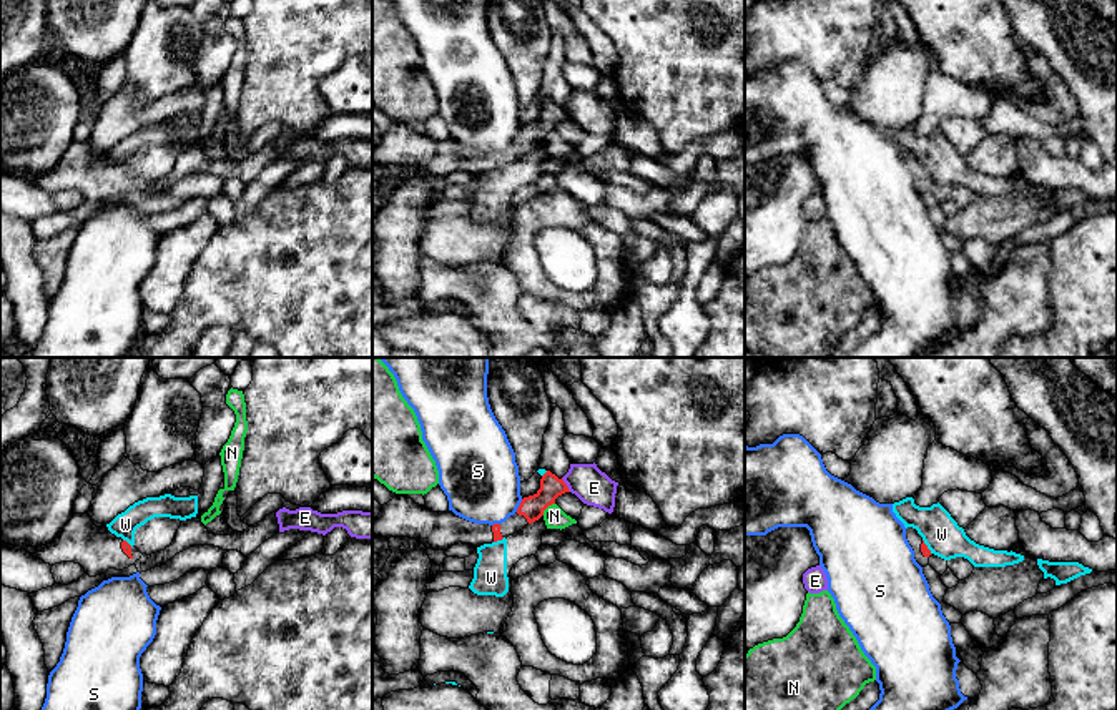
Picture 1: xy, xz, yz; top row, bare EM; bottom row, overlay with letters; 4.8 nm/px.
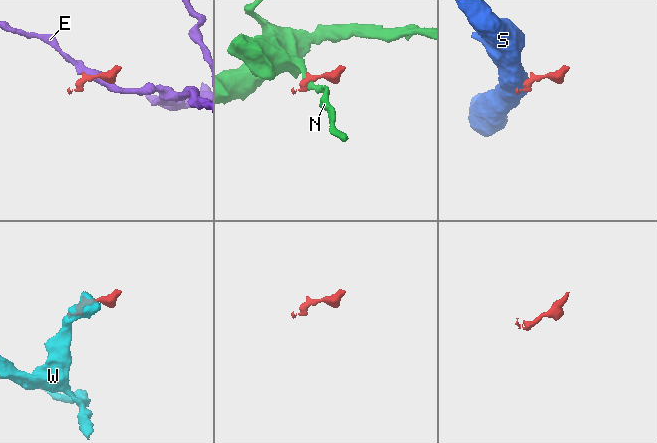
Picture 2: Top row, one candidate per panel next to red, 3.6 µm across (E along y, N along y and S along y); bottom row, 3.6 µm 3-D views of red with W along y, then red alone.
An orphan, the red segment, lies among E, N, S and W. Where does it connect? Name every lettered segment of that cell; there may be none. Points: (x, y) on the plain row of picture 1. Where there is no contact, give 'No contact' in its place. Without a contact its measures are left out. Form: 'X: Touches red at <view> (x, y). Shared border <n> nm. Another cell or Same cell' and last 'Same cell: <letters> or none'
E: Touches red at xz (565, 112). Shared border 80 nm. Another cell
N: Touches red at xz (547, 133). Shared border 90 nm. Another cell
S: Touches red at xz (519, 133). Shared border 70 nm. Another cell
W: Touches red at yz (926, 173). Shared border 80 nm. Another cell
Same cell: none

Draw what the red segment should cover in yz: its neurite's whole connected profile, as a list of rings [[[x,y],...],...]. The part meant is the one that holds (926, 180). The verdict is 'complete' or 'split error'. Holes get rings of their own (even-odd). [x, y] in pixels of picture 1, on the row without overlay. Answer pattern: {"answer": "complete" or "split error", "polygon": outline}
{"answer": "split error", "polygon": [[[908,155],[906,156],[906,166],[909,170],[909,173],[914,178],[914,186],[921,195],[929,193],[929,185],[931,185],[931,178],[928,176],[928,173],[924,171],[923,165],[918,161],[916,156]]]}

